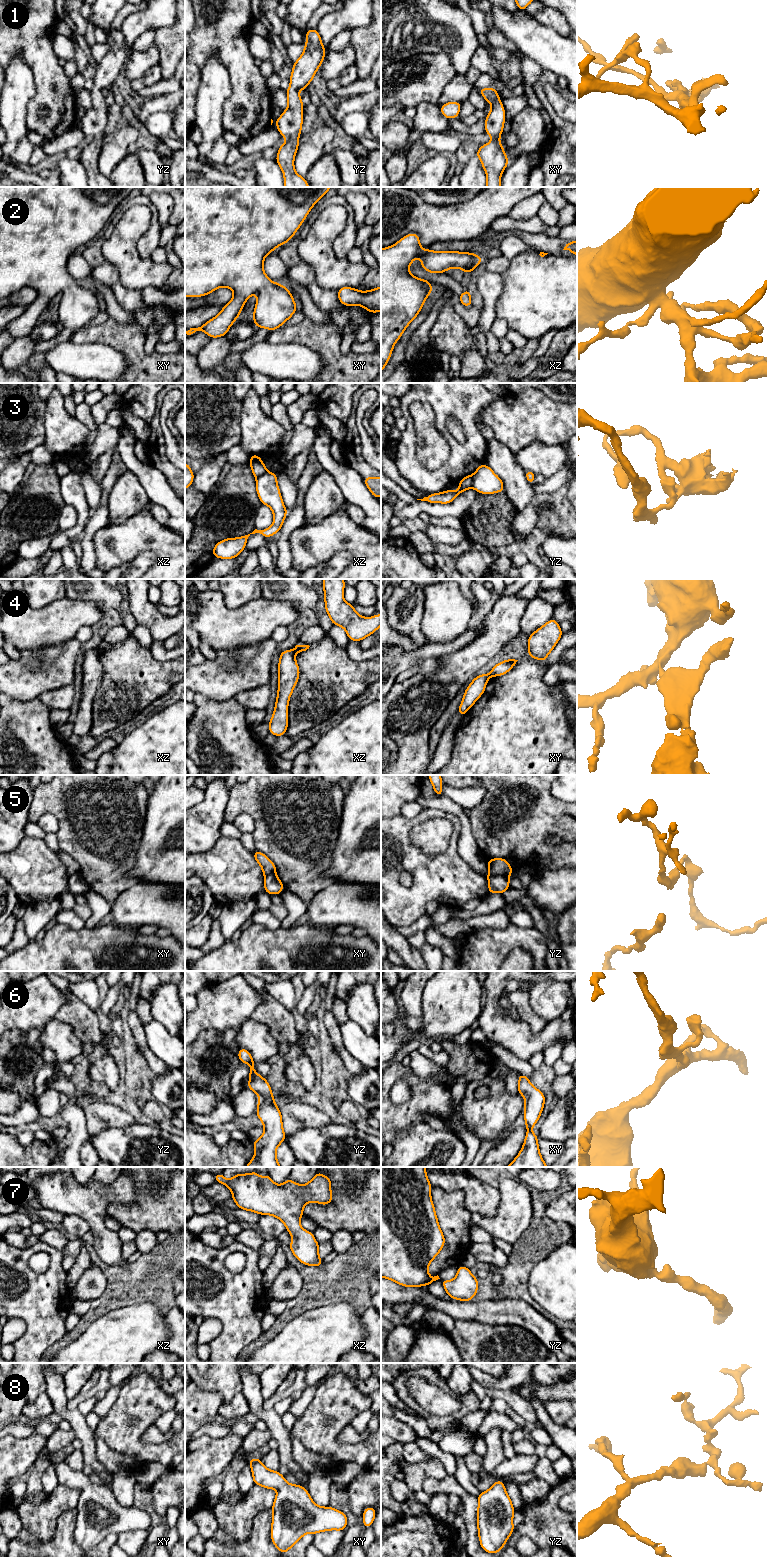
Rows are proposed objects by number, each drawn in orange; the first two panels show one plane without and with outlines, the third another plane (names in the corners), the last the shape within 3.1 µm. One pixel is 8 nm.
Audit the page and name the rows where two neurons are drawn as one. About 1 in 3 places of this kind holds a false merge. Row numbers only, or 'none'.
3, 4, 5

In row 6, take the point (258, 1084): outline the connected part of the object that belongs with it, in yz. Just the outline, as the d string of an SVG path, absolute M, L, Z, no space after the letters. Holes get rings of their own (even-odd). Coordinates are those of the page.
M245 1048L238 1051L240 1062L250 1065L247 1089L254 1091L258 1097L256 1116L264 1125L264 1133L253 1140L255 1149L253 1159L245 1167L281 1167L276 1158L277 1147L285 1141L280 1109L276 1106L271 1086L266 1078L261 1077L255 1070L256 1062Z

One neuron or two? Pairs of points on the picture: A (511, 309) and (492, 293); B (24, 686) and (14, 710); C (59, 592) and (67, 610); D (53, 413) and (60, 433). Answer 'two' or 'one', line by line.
A: two
B: two
C: two
D: one

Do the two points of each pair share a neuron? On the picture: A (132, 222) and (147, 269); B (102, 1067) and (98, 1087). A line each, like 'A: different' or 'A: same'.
A: same
B: different

